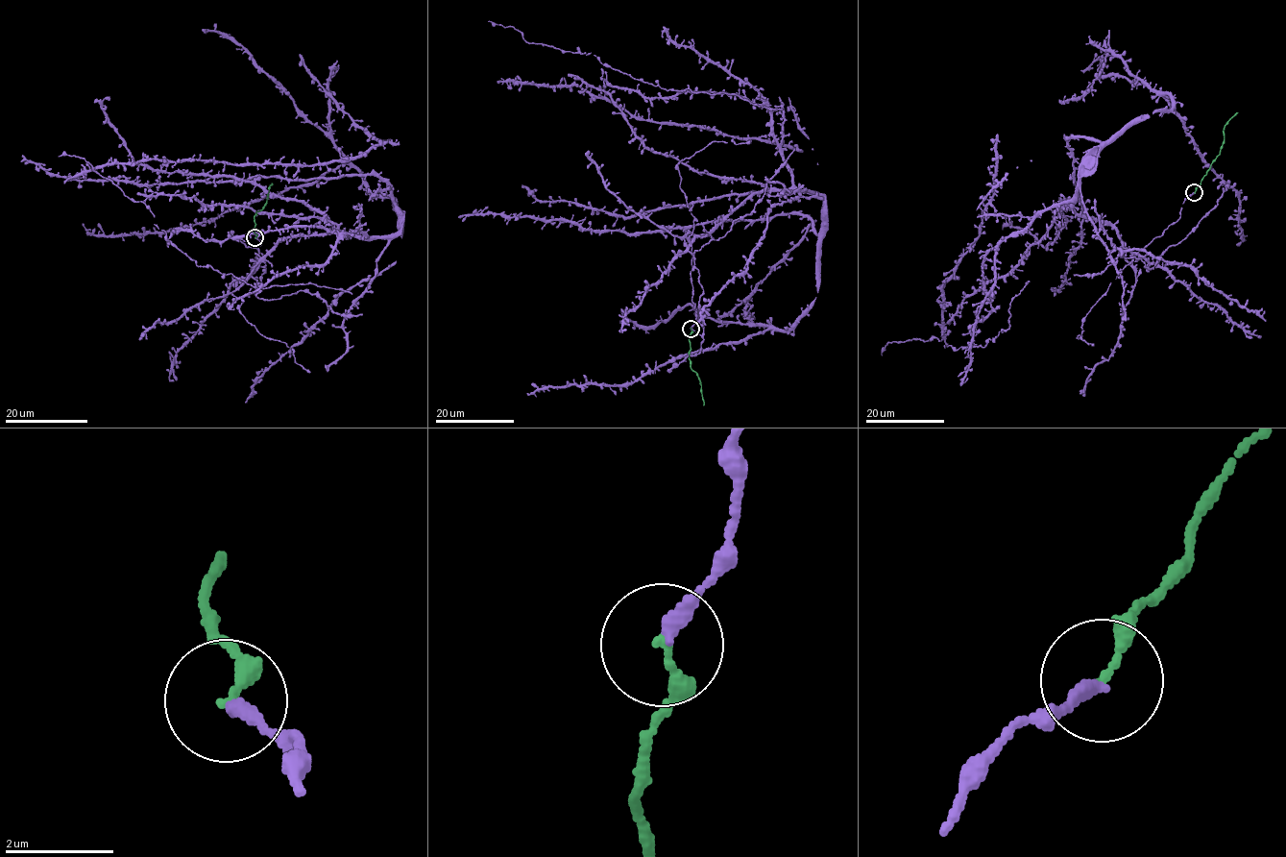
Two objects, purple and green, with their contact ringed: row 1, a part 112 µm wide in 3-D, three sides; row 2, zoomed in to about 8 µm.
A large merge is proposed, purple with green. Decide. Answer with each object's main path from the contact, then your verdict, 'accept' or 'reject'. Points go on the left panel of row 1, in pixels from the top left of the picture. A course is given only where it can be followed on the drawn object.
purple runs (255, 237), (254, 271), (293, 234), (366, 232), (168, 240), (254, 287), (352, 294); green runs (255, 237), (254, 215), (266, 202), (271, 183); accept

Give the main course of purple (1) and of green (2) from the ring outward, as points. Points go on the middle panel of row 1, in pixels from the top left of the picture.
1: (691, 328), (691, 241), (788, 189), (790, 169), (763, 106), (642, 97), (604, 85), (602, 68), (782, 109)
2: (691, 328), (689, 358), (700, 379), (703, 405)

